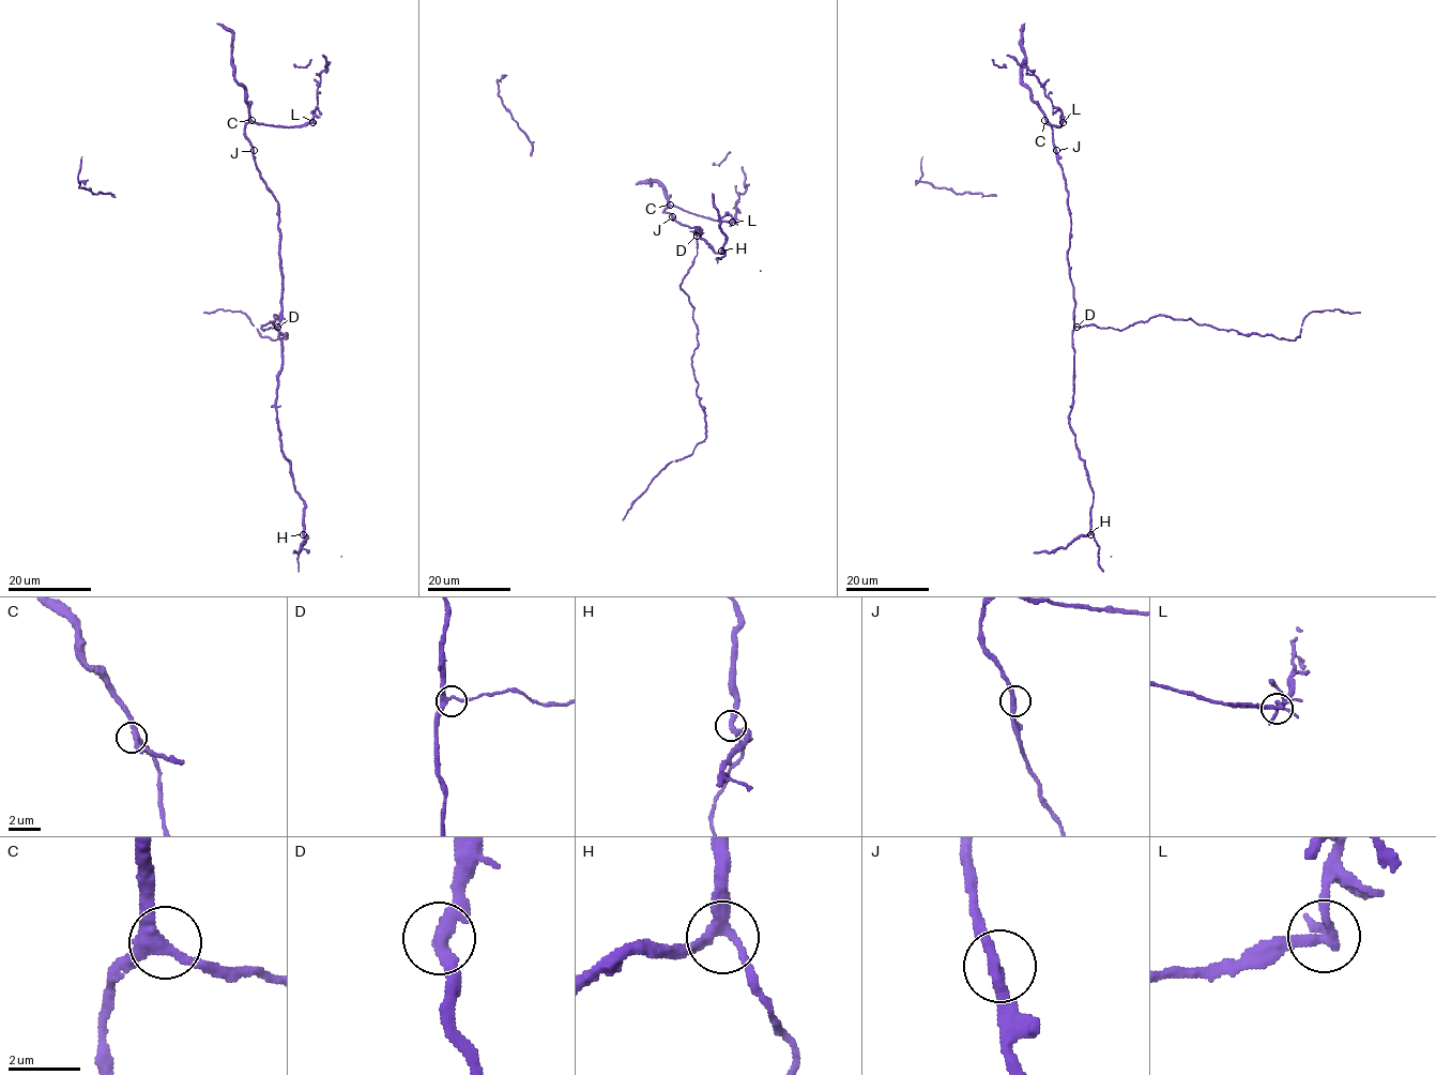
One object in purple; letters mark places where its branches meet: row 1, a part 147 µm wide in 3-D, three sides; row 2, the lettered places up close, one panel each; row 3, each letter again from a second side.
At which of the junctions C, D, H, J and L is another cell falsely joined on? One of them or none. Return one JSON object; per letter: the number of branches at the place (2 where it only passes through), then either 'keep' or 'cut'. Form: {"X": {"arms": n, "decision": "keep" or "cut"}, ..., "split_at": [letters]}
{"C": {"arms": 3, "decision": "keep"}, "D": {"arms": 3, "decision": "keep"}, "H": {"arms": 3, "decision": "keep"}, "J": {"arms": 2, "decision": "keep"}, "L": {"arms": 3, "decision": "cut"}, "split_at": ["L"]}

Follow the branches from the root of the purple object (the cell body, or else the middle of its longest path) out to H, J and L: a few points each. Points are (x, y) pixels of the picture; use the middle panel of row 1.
H: (701, 229), (701, 233), (696, 231), (697, 228), (713, 251), (721, 251)
J: (701, 229), (682, 224), (672, 216)
L: (701, 229), (682, 224), (662, 212), (675, 206), (701, 216), (732, 222)

